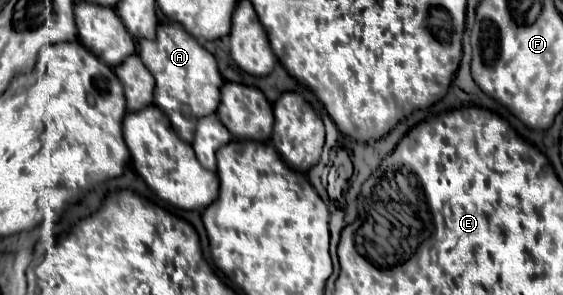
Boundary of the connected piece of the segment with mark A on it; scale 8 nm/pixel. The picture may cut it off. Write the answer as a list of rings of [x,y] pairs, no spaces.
[[[160,23],[156,27],[154,39],[140,39],[138,55],[154,75],[154,105],[168,115],[174,125],[174,131],[186,143],[192,143],[194,133],[194,119],[198,115],[210,115],[218,107],[220,87],[224,83],[216,59],[210,51],[206,51],[190,33],[182,29],[180,23]]]

